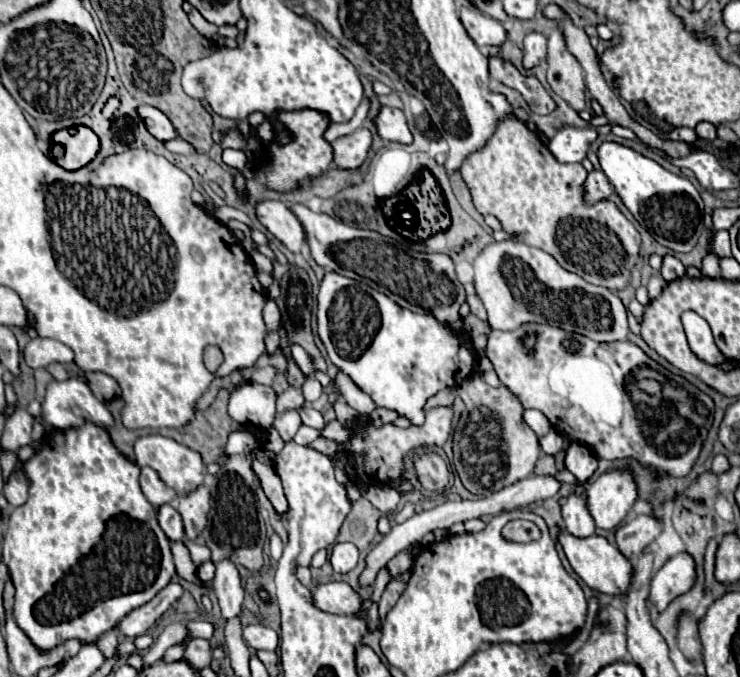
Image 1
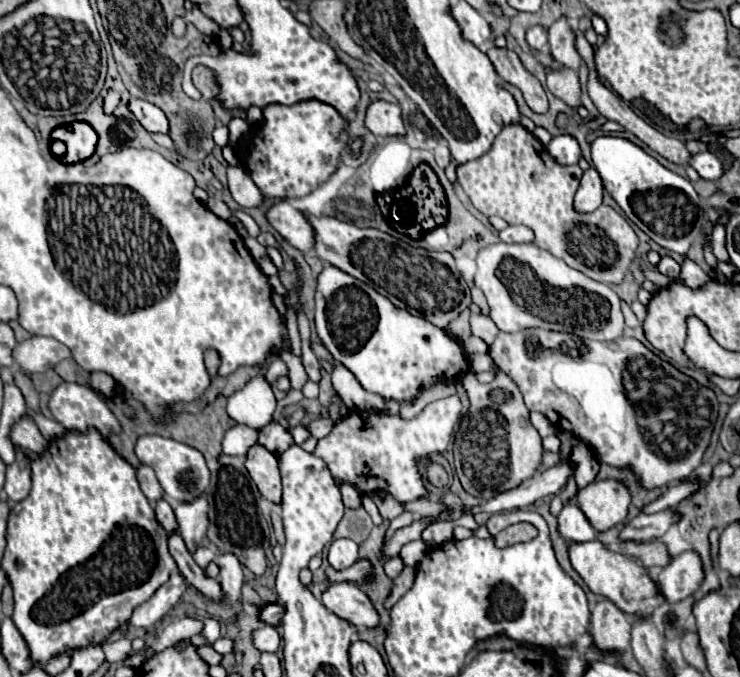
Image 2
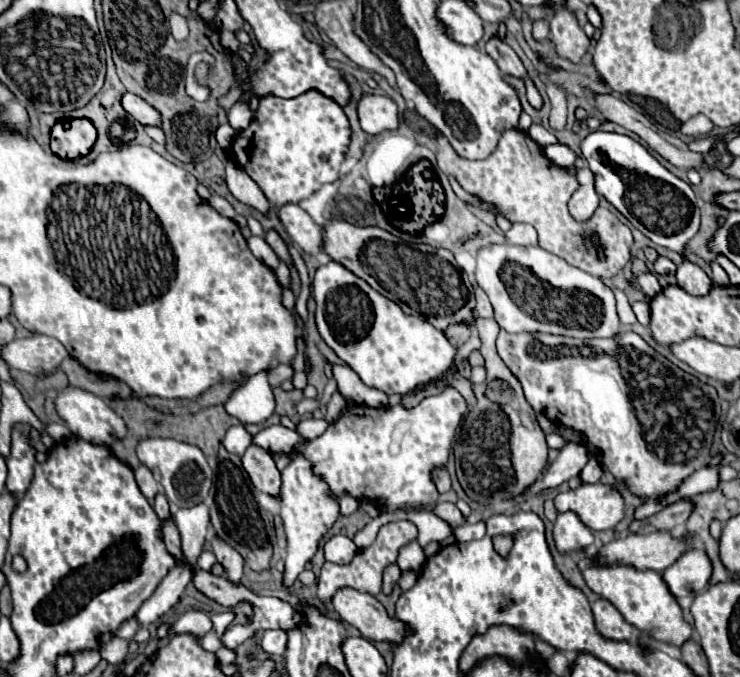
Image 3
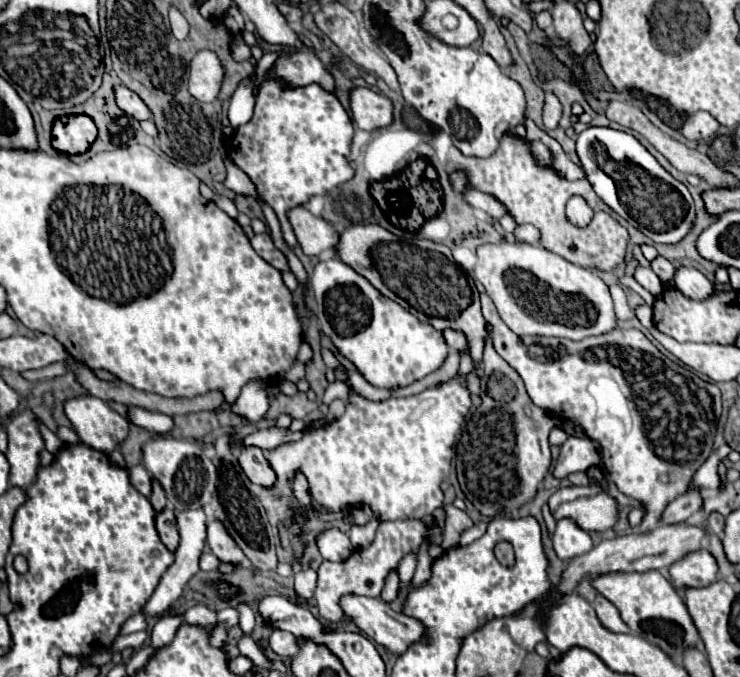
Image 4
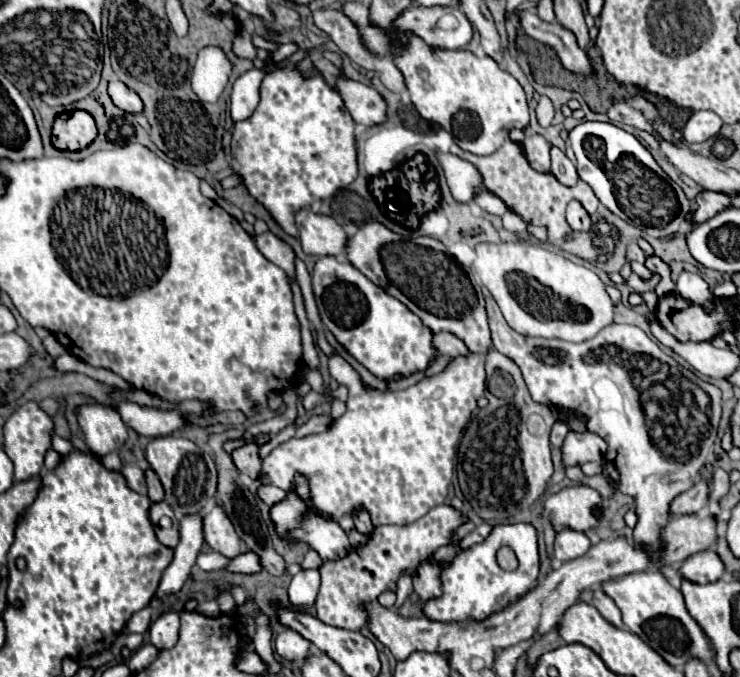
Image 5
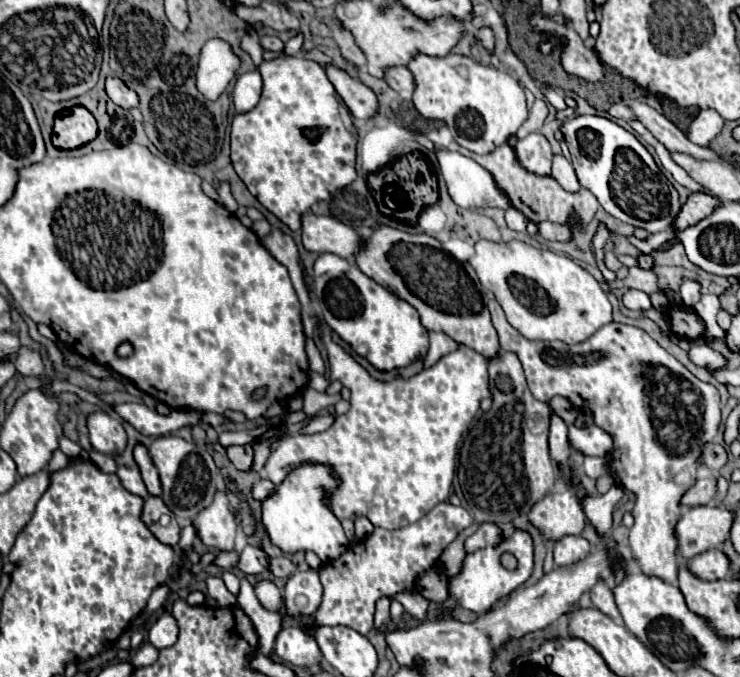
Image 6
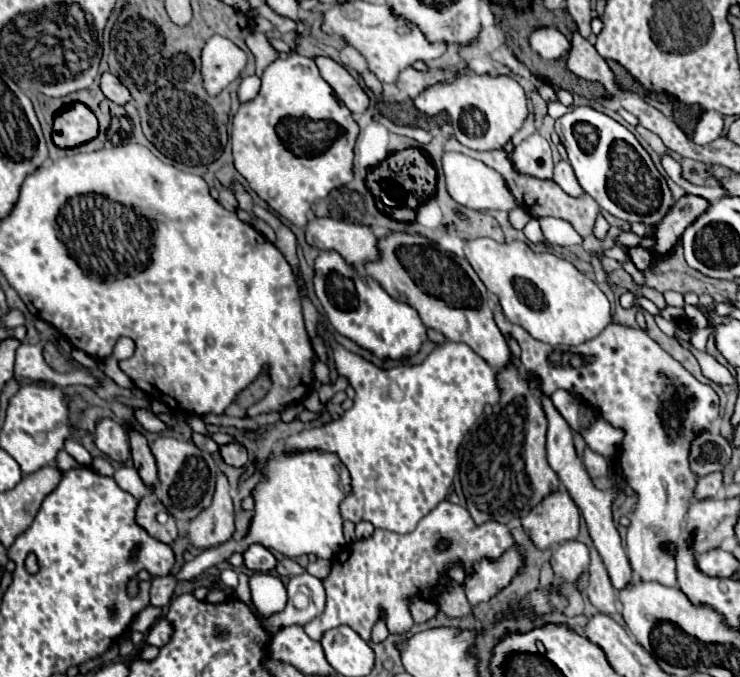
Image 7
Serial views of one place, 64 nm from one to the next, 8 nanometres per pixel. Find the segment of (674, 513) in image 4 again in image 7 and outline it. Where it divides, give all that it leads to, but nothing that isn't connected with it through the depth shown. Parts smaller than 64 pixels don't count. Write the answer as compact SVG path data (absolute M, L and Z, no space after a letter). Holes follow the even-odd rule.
M712 472L698 478L698 484L694 488L694 498L700 498L700 500L716 498L720 492L722 492L722 474Z

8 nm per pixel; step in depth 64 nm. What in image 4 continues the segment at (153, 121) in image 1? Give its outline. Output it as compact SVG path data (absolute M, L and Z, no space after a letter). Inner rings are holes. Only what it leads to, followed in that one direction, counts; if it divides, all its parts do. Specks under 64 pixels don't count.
M116 86L116 104L132 118L136 120L152 120L152 112L150 108L144 104L144 100L140 100L140 96L136 96L132 90L128 90L126 86Z

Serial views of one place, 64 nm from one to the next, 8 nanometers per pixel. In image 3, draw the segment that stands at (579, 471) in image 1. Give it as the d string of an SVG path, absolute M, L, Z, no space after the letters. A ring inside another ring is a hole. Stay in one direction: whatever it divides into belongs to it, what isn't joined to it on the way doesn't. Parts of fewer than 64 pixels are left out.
M590 456L590 458L592 458L592 460L588 460L586 466L584 466L582 472L580 472L580 478L582 478L584 484L586 484L586 482L598 482L600 476L602 476L602 466L600 466L600 462L598 462L594 456Z

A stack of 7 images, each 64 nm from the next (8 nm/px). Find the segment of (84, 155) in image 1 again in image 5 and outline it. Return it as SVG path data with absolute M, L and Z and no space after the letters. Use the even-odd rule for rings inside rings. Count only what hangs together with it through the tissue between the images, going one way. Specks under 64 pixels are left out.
M76 110L64 116L58 116L54 122L52 144L58 150L84 150L96 138L96 124L88 112Z

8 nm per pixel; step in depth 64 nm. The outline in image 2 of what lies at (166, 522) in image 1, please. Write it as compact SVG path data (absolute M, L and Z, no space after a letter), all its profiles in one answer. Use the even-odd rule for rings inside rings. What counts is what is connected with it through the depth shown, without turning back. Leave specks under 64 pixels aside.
M160 500L156 504L156 518L160 522L160 526L168 532L168 534L174 534L178 530L178 522L176 522L176 516L174 516L174 510L170 508L170 504L166 500Z

